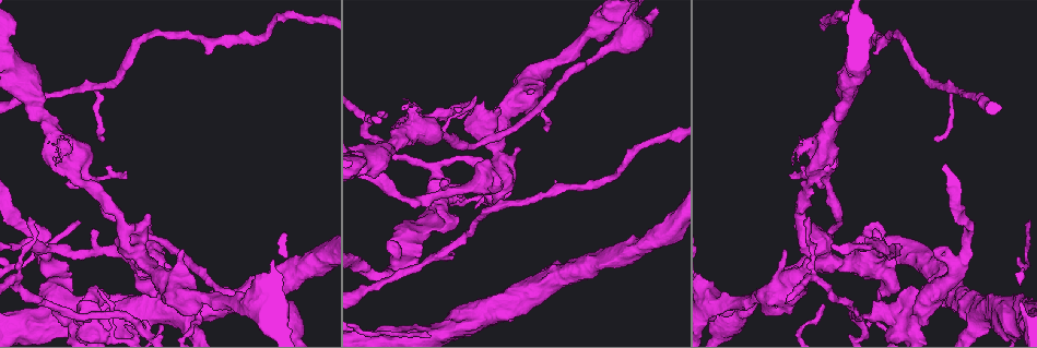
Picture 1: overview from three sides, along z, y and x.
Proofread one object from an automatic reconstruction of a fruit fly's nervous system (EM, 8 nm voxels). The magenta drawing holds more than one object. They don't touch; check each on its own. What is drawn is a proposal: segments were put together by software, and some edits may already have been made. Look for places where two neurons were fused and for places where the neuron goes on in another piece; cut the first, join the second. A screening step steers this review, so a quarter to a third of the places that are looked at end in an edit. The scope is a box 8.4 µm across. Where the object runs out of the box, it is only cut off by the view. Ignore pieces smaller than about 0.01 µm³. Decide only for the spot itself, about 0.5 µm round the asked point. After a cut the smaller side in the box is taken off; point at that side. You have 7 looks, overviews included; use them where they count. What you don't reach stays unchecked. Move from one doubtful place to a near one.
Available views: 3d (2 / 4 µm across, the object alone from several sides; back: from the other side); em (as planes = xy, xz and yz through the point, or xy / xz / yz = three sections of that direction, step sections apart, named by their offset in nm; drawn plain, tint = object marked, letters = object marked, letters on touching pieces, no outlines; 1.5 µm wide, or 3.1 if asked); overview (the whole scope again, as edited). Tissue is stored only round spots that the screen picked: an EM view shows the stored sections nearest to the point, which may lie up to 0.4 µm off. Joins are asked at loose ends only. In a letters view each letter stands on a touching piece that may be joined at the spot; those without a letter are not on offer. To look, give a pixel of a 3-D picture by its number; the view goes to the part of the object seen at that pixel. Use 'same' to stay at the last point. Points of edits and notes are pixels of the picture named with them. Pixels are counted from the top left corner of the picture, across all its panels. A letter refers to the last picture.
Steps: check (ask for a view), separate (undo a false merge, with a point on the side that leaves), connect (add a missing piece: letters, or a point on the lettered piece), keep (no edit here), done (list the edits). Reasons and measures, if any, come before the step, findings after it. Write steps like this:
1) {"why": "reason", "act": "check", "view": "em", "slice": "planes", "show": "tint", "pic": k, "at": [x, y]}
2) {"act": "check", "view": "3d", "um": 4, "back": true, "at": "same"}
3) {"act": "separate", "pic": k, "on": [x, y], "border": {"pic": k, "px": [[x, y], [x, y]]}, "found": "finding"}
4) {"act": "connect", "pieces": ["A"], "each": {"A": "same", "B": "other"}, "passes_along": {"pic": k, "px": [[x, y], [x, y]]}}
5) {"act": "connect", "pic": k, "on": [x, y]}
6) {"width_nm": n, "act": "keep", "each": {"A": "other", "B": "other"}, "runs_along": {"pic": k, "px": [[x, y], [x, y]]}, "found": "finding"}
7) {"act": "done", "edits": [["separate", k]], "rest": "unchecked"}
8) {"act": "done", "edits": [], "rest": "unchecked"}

{"why": "branch point", "act": "check", "view": "3d", "um": 2, "back": true, "pic": 1, "at": [16, 280]}

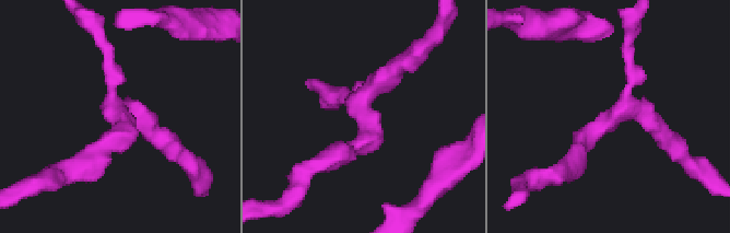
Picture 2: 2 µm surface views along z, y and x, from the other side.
{"arms": 3, "why": "need the tissue", "act": "check", "view": "em", "slice": "planes", "show": "letters", "pic": 2, "at": [620, 112]}

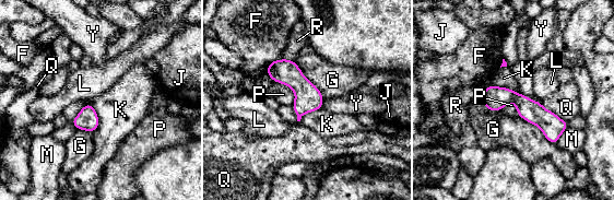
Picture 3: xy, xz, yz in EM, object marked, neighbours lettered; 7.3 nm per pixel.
{"act": "keep", "each": {"F": "other", "G": "other", "J": "other", "K": "other", "L": "other", "M": "other", "P": "other", "Q": "other", "R": "other", "Y": "other"}, "border": {"pic": 3, "px": [[517, 115], [534, 124], [555, 145]]}, "found": "one neuron here"}

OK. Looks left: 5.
{"why": "free end", "act": "check", "view": "3d", "um": 4, "pic": 1, "at": [503, 184]}

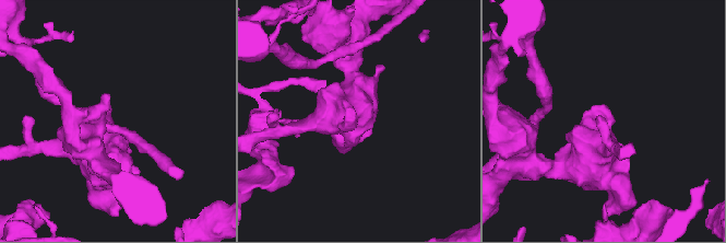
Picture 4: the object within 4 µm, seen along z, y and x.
{"act": "check", "view": "em", "slice": "planes", "show": "letters", "pic": 4, "at": [605, 107]}

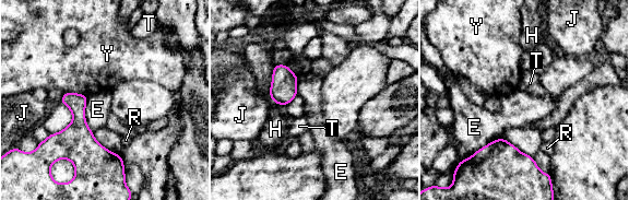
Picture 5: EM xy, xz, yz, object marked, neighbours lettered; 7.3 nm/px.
{"act": "keep", "each": {"E": "other", "H": "other", "J": "other", "R": "other", "T": "other", "Y": "other"}, "border": {"pic": 5, "px": [[271, 101], [280, 105]]}, "found": "no lettered piece goes on from it"}

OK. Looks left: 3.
{"act": "check", "view": "3d", "um": 2, "pic": 1, "at": [84, 317]}

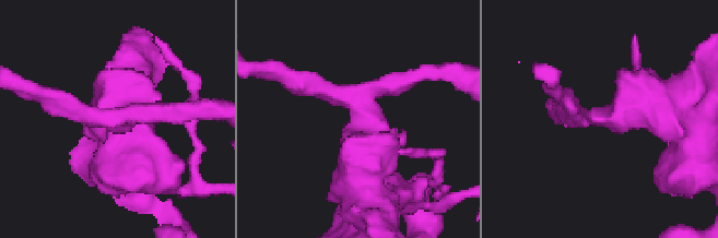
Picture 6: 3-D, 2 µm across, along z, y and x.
{"arms": 3, "act": "check", "view": "em", "slice": "planes", "show": "plain", "pic": 6, "at": [359, 111]}

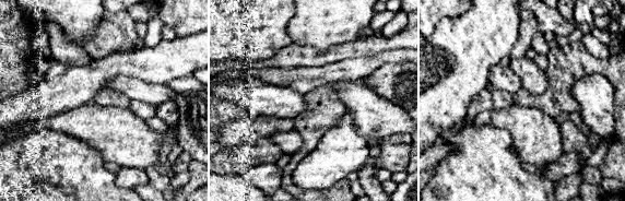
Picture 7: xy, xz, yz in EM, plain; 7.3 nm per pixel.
{"act": "check", "view": "em", "slice": "planes", "show": "letters", "at": "same"}

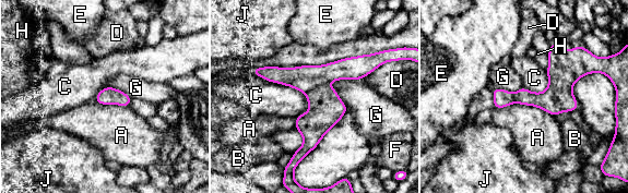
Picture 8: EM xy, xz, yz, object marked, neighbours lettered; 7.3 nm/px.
{"width_nm": 130, "act": "separate", "pic": 8, "on": [305, 77], "each": {"A": "other", "B": "other", "C": "other", "D": "other", "E": "other", "F": "other", "G": "other", "H": "other", "J": "other"}, "found": "two neurons meet here"}

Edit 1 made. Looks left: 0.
{"act": "done", "edits": [["separate", 8]], "rest": "unchecked"}

